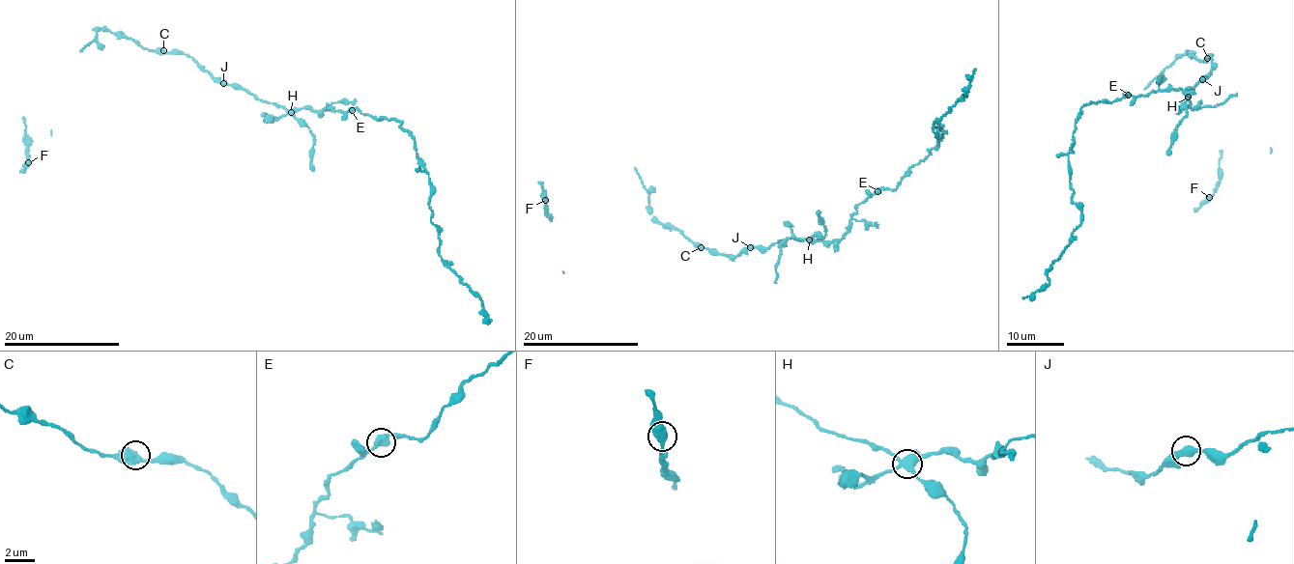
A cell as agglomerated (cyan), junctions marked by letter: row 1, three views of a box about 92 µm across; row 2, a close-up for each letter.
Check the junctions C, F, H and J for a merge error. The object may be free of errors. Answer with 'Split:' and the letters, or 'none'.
Split: H

